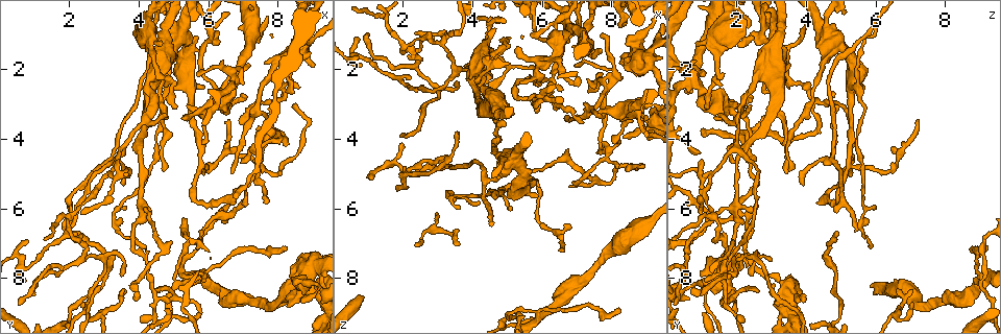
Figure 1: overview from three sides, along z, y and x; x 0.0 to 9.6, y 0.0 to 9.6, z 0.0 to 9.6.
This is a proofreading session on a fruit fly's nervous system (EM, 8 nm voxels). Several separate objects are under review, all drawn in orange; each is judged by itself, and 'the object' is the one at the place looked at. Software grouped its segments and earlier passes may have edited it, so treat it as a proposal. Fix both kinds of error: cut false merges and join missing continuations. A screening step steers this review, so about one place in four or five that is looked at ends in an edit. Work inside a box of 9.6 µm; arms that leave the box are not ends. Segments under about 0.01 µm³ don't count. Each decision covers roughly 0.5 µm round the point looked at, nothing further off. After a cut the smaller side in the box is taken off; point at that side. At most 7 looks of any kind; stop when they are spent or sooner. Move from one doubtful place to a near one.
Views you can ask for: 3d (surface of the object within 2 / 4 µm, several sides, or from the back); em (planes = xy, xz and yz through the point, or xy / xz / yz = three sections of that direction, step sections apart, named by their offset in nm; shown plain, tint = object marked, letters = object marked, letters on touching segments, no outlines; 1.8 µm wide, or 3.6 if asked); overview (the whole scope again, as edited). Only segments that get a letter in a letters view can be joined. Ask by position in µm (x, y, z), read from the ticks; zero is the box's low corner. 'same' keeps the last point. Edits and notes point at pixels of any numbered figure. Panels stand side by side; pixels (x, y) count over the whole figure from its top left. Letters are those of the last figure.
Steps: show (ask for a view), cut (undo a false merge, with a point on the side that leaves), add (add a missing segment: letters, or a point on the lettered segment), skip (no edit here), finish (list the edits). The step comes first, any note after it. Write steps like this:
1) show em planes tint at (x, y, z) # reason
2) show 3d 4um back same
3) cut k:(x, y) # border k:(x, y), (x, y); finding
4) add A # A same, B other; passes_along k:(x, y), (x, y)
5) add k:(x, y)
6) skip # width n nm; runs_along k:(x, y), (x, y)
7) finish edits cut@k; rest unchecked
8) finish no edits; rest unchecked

show em planes letters at (4.15, 7.00, 5.90) # an open end

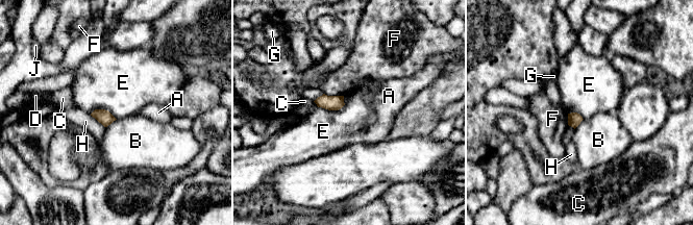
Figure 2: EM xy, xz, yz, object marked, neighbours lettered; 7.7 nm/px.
skip # A other, B other, C other, D other, E other, F other, G other, H other, J other; no lettered segment goes on from it

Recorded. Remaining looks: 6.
show 3d 4um at (5.95, 8.05, 9.10) # four arms meet

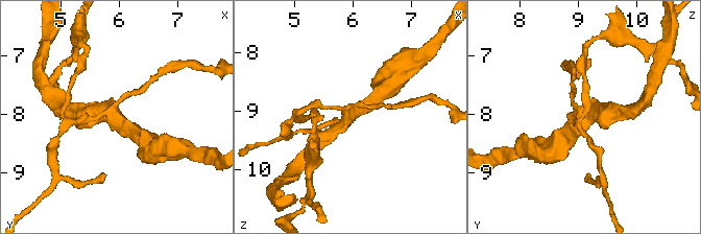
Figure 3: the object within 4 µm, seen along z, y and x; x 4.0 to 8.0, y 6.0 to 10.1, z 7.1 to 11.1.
show em planes letters at (5.85, 7.95, 9.05) # need the tissue

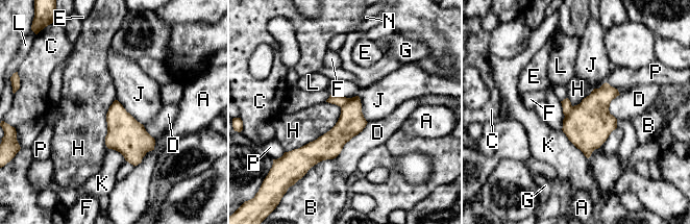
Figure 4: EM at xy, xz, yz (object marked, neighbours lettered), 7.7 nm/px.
cut 4:(566, 104) # width 200 nm; A other, B other, C other, D other, E other, F other, G other, H other, J other, K other, L other, N other, P other; two neurons meet here

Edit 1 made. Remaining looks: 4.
show 3d 4um at (8.80, 7.30, 2.05) # branch stops here

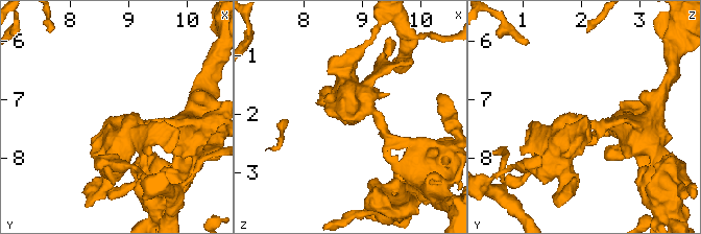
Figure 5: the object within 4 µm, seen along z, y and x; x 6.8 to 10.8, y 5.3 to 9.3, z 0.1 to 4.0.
show em planes letters at (8.80, 7.30, 2.10)

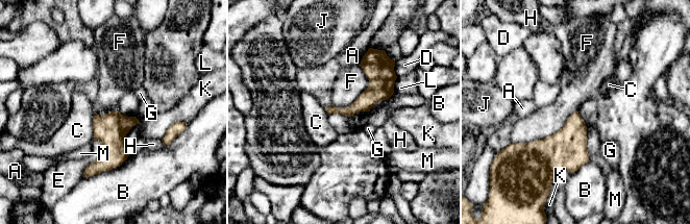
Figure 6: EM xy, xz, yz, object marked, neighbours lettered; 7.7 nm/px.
skip # A other, B other, C other, D other, E other, F other, G other, H other, J other, K other, L other, M other; runs_along 6:(376, 60), (376, 88), (350, 110), (329, 110); none of them fits

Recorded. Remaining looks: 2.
finish edits cut@4; rest unchecked

